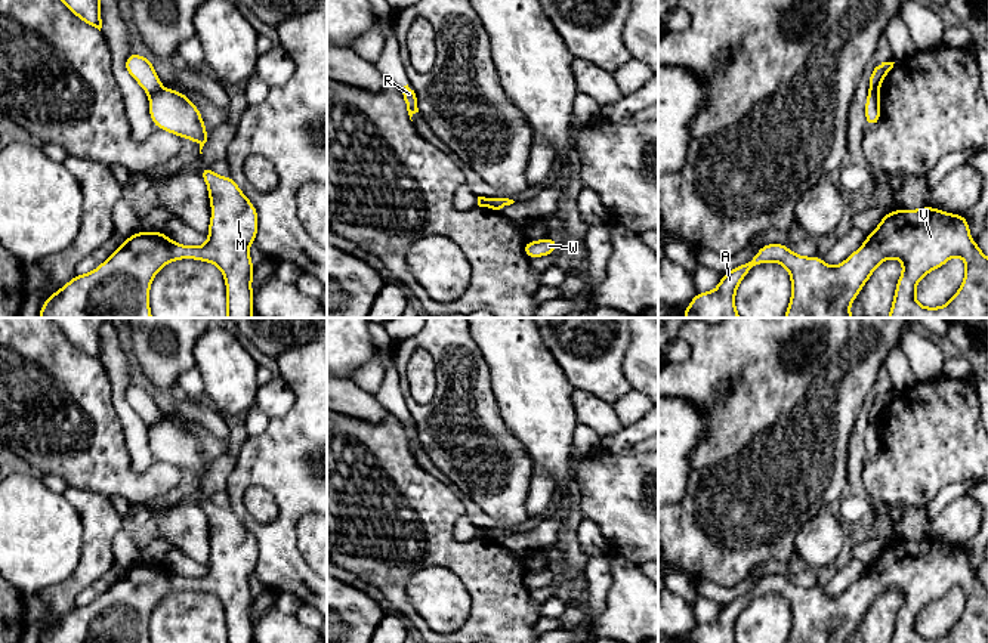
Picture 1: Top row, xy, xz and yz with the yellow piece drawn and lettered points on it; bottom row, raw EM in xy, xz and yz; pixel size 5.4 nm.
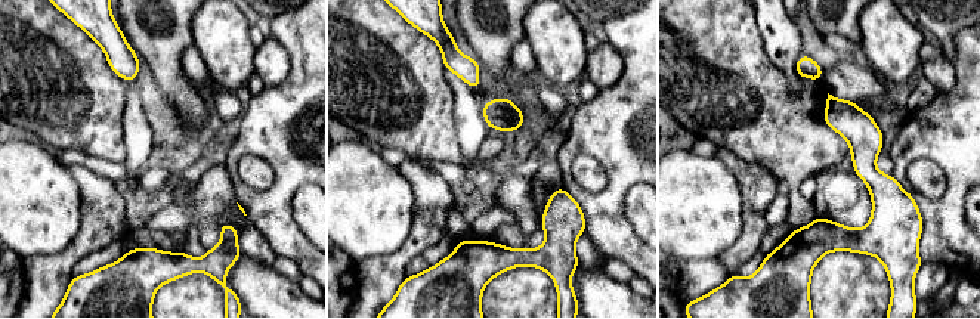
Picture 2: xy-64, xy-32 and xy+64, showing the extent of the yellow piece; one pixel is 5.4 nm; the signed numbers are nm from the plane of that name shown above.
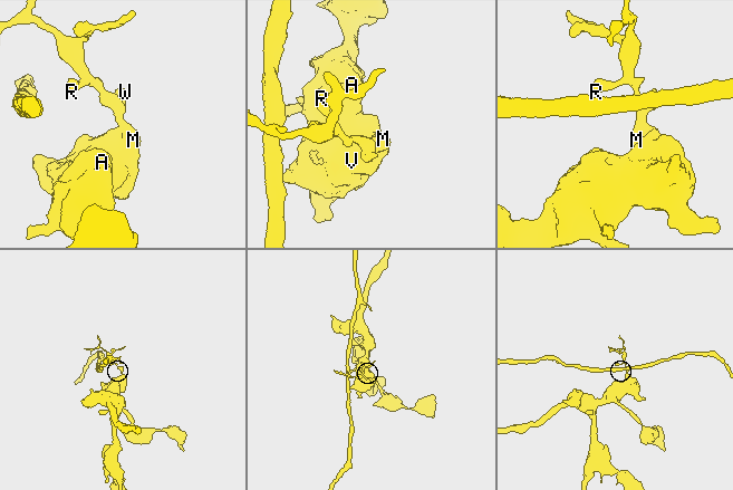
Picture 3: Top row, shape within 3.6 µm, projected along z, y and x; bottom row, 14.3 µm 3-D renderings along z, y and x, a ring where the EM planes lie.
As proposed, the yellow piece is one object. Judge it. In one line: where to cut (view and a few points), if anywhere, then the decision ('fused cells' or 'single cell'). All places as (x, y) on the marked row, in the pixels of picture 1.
xy (160, 87), (150, 96) | fused cells

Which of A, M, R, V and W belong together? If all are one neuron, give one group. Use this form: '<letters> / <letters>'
A M V W / R

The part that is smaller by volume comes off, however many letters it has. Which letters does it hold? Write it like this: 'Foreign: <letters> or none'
Foreign: R

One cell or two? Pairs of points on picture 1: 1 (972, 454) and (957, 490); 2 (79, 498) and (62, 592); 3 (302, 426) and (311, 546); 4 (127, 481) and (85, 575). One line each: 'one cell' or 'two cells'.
1: two cells
2: one cell
3: two cells
4: two cells

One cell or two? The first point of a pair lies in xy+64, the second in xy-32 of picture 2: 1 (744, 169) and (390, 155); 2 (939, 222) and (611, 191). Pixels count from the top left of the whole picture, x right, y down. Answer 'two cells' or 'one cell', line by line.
1: two cells
2: one cell

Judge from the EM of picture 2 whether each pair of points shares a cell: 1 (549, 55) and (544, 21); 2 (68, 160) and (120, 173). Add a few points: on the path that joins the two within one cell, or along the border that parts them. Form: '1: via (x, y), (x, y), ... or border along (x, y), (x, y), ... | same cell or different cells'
1: via (549, 46), (549, 30) | same cell
2: via (82, 160), (107, 169) | same cell

